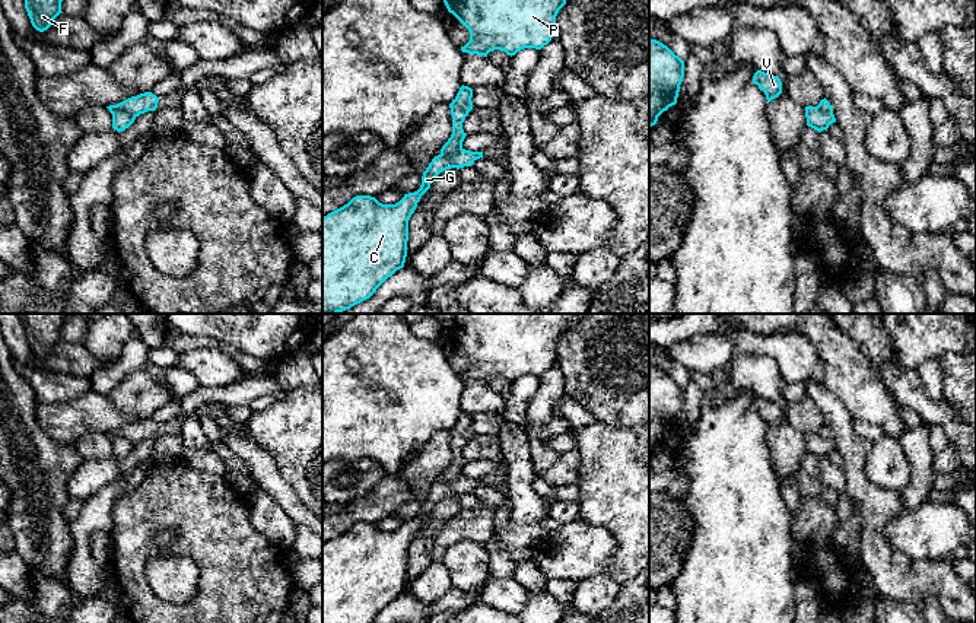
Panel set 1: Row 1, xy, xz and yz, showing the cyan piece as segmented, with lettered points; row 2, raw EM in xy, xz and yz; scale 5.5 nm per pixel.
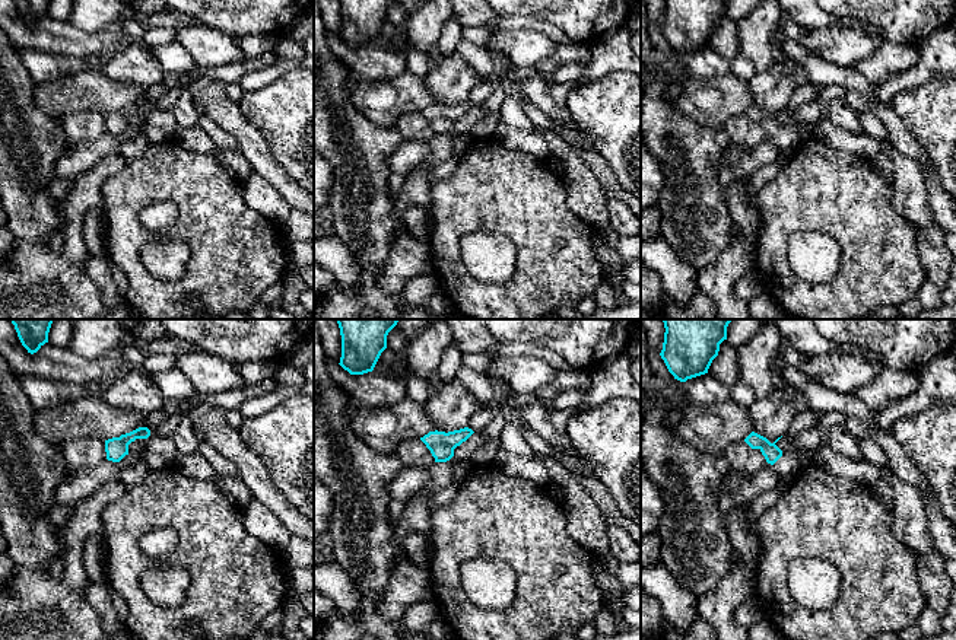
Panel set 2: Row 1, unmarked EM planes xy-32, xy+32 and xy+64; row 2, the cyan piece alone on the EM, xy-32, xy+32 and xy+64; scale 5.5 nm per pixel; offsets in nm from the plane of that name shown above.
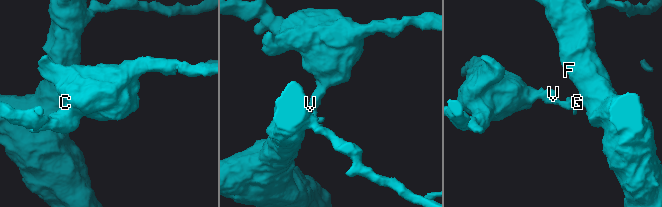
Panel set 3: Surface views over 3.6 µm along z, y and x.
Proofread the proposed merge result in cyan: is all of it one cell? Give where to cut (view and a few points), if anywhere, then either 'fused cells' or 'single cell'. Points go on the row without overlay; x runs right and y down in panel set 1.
cut xy (113, 439), (127, 436), (134, 444); fused cells

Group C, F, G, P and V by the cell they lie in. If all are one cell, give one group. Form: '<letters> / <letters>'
C F G / P V

